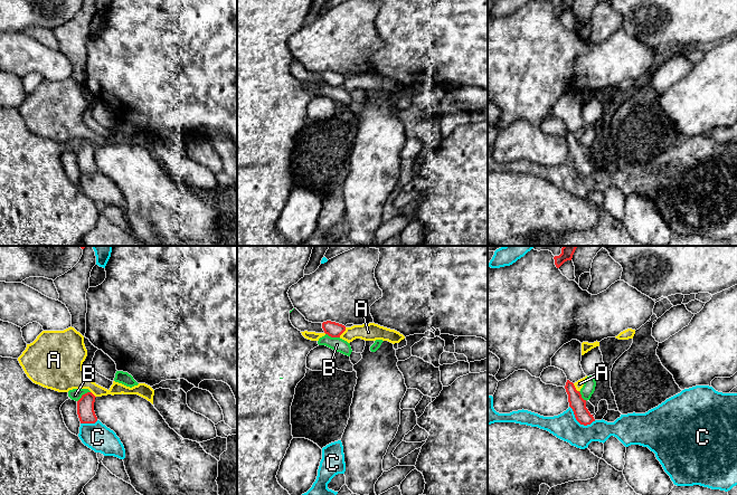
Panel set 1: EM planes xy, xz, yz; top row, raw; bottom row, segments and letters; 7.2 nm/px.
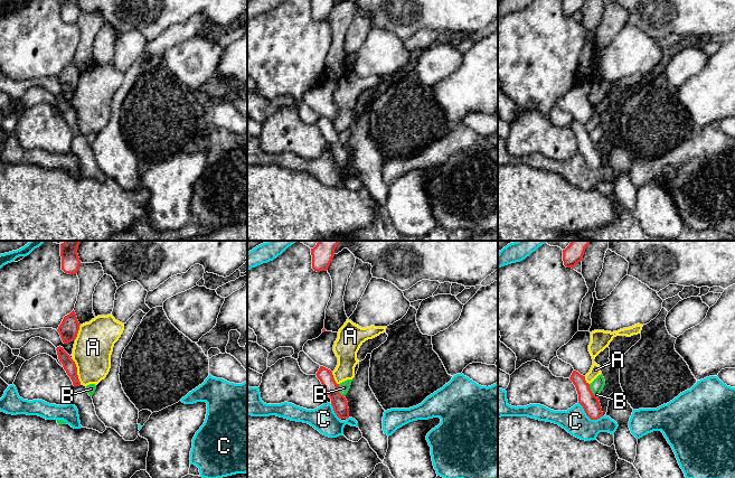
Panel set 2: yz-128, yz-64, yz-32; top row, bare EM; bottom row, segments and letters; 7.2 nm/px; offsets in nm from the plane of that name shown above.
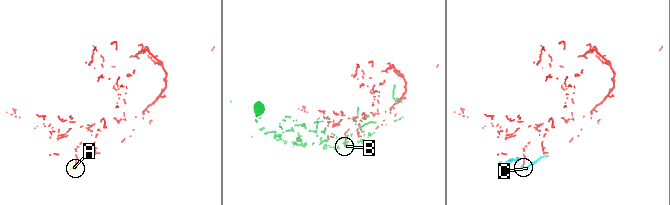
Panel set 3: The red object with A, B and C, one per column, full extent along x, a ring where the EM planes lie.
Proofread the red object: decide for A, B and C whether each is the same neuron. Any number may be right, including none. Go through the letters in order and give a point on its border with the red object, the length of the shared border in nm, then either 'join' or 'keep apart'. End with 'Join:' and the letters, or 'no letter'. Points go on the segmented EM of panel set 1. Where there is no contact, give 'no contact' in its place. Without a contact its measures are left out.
A: xz (343, 331) | 90 nm | keep apart
B: xy (83, 394) | 120 nm | keep apart
C: yz (579, 422) | 220 nm | keep apart
Join: no letter

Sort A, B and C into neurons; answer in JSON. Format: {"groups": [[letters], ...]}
{"groups": [["A"], ["B"], ["C"]]}

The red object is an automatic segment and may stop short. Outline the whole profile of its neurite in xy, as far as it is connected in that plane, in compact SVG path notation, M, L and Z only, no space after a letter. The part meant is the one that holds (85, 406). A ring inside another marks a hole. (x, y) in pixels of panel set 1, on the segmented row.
M87 392L77 401L77 415L81 423L95 423L97 417L94 411L95 396Z

